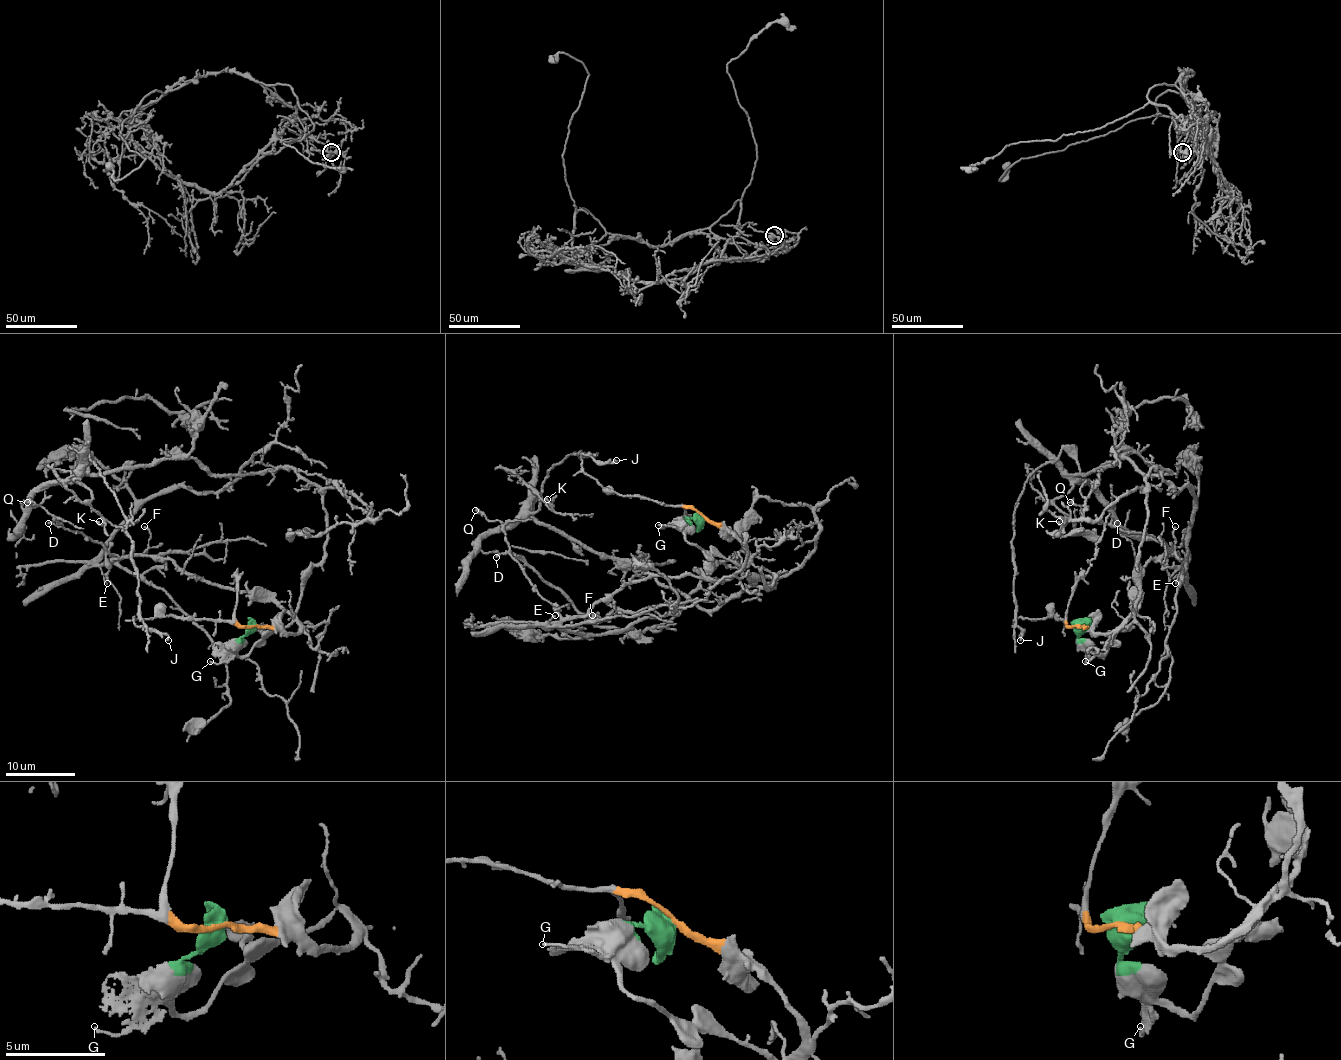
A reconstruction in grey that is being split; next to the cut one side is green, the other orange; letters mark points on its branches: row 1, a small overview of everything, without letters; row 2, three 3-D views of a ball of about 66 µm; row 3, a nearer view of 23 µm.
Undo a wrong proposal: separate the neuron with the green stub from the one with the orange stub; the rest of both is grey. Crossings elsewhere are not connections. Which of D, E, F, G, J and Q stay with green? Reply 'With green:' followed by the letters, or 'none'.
With green: G

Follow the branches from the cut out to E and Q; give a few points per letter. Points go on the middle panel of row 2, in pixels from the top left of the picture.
E: (701, 515), (746, 552), (722, 581), (648, 576), (606, 593), (584, 616), (549, 621), (554, 616)
Q: (701, 515), (745, 550), (733, 574), (648, 576), (563, 618), (511, 555), (502, 524), (475, 510)

